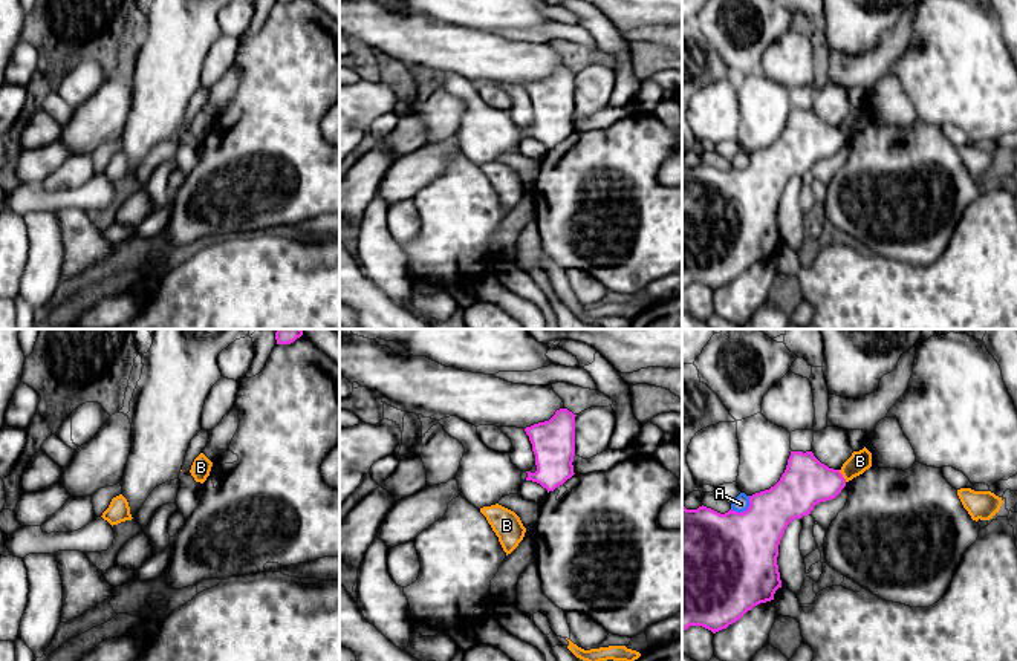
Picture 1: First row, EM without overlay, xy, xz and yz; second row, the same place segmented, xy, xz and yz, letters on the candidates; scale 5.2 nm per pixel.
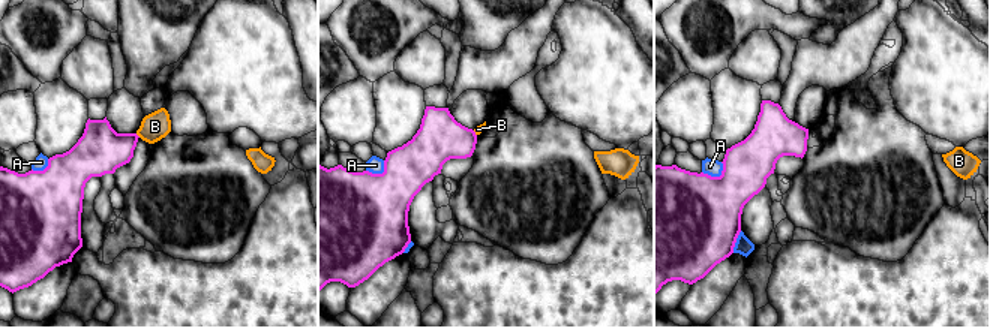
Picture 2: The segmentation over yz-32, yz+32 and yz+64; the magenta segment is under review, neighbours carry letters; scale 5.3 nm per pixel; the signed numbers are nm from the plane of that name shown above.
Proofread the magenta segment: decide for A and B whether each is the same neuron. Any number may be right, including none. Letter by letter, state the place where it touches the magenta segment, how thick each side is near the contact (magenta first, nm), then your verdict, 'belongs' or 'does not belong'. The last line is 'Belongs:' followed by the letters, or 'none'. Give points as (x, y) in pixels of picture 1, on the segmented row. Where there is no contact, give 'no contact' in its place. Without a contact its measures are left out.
A: yz (747, 510) | 440/90 nm | does not belong
B: yz (841, 476) | 260/110 nm | does not belong
Belongs: none

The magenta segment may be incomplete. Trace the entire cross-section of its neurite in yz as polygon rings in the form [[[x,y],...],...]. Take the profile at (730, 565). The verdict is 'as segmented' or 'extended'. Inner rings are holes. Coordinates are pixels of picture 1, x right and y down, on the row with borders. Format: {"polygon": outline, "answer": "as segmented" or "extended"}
{"polygon": [[[791,451],[780,480],[749,496],[743,513],[720,514],[711,508],[682,506],[682,632],[702,626],[713,633],[726,629],[781,588],[777,557],[788,525],[811,514],[815,505],[835,499],[846,487],[840,470],[821,464],[812,451]]], "answer": "as segmented"}

